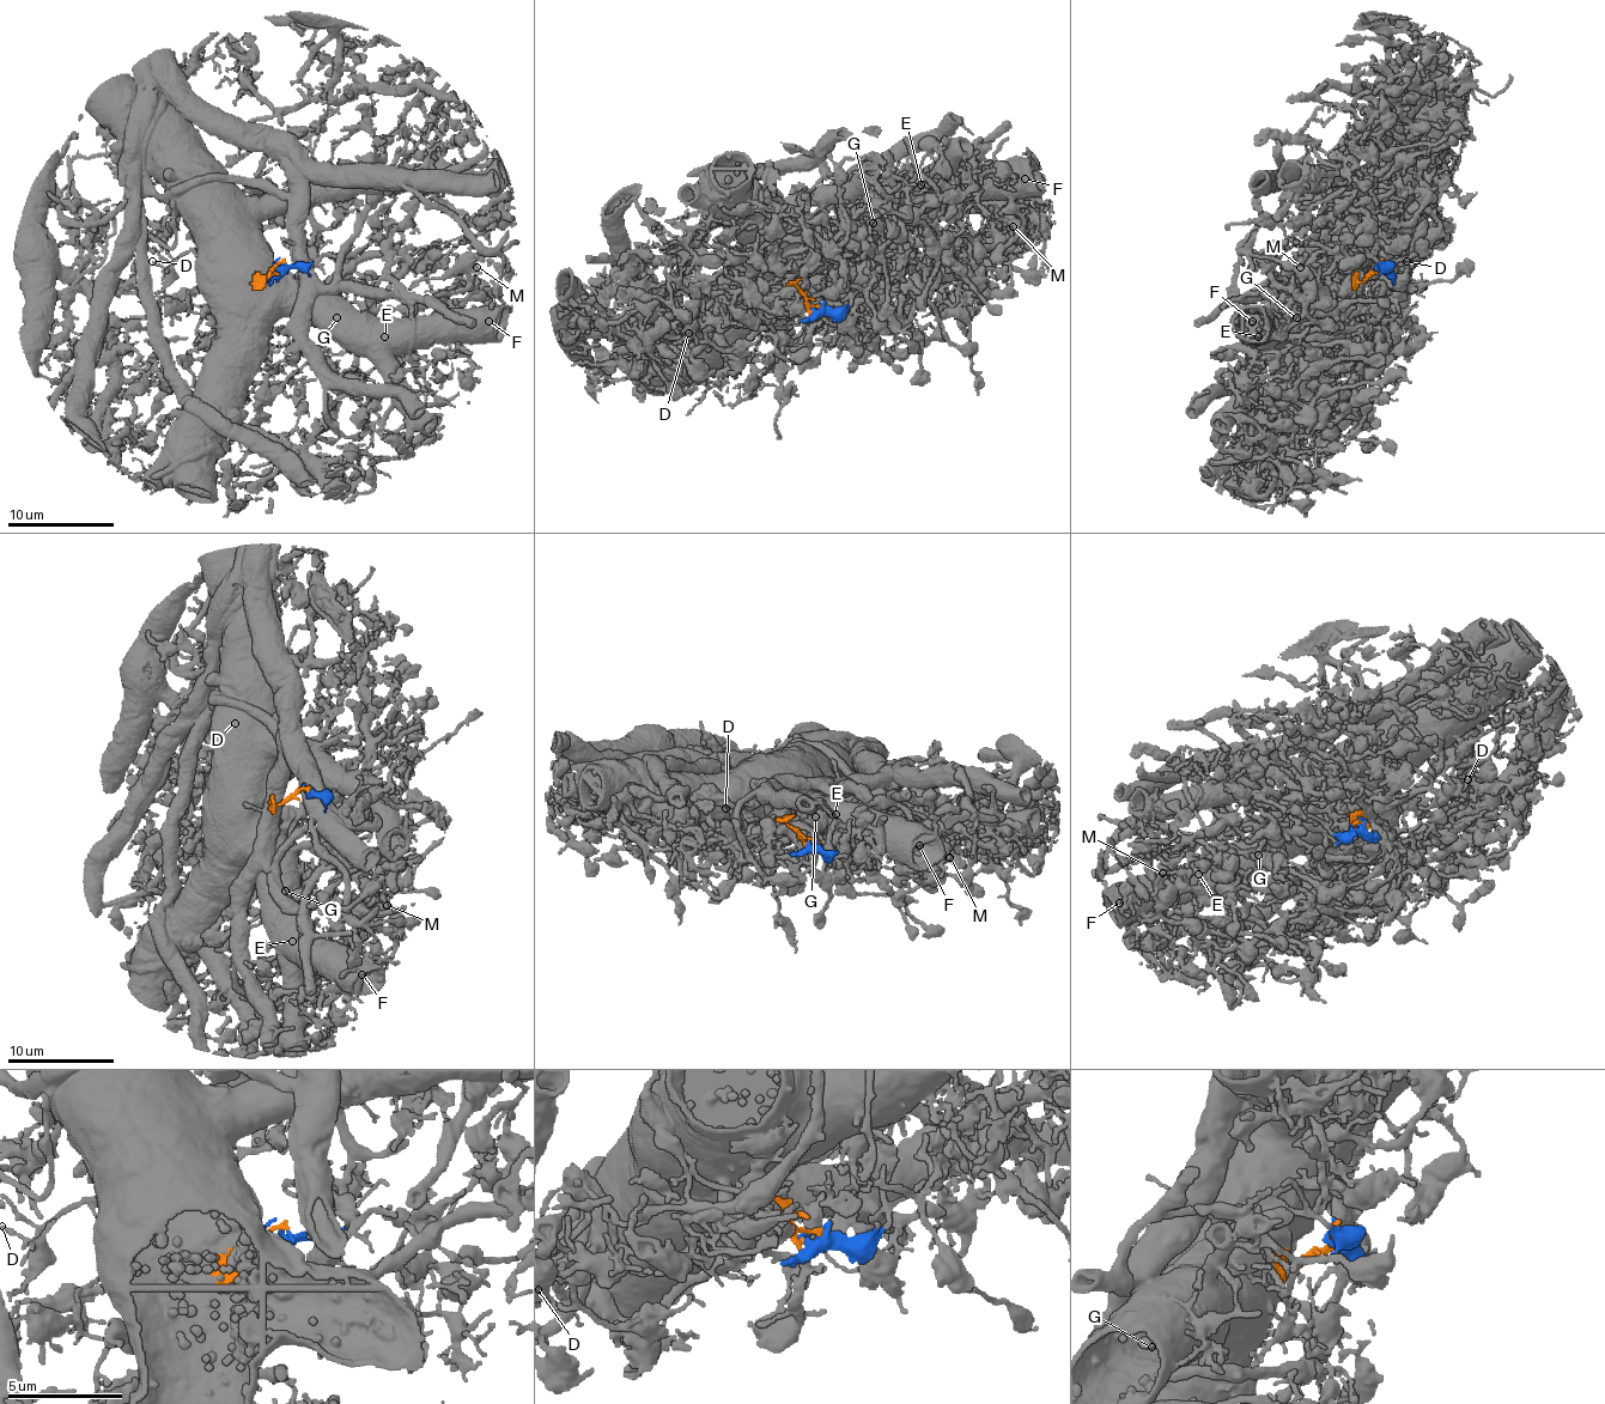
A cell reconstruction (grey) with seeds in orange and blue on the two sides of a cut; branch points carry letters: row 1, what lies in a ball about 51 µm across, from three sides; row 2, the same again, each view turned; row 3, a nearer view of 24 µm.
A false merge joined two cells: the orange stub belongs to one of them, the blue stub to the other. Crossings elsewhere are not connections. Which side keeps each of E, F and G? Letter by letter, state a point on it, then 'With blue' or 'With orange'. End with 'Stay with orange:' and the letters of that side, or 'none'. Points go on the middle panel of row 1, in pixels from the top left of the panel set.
E: Place: (920, 184). With orange
F: Place: (1025, 178). With orange
G: Place: (873, 223). With orange
Stay with orange: E, F, G

